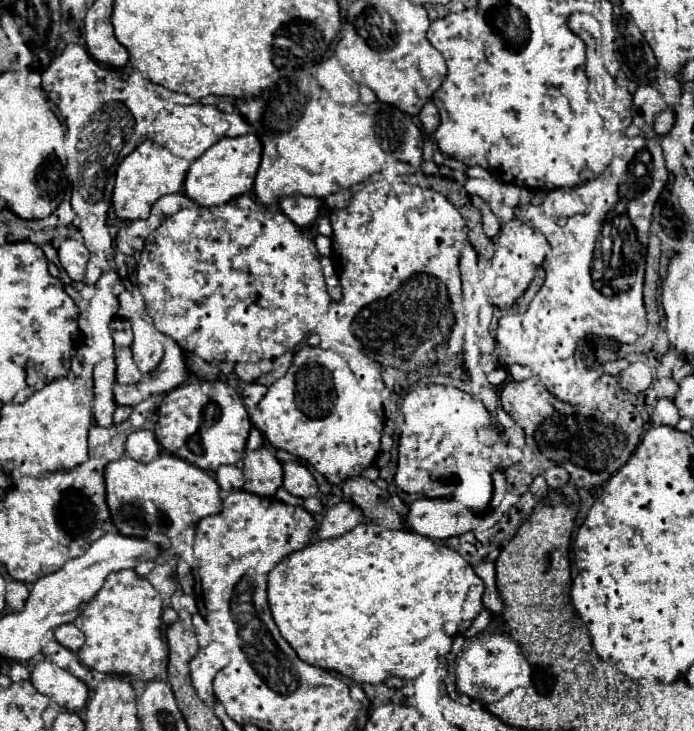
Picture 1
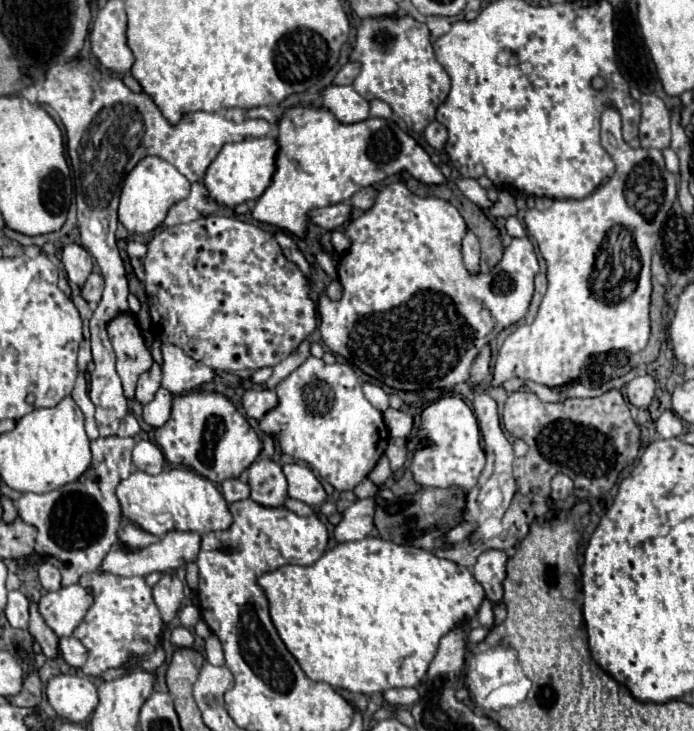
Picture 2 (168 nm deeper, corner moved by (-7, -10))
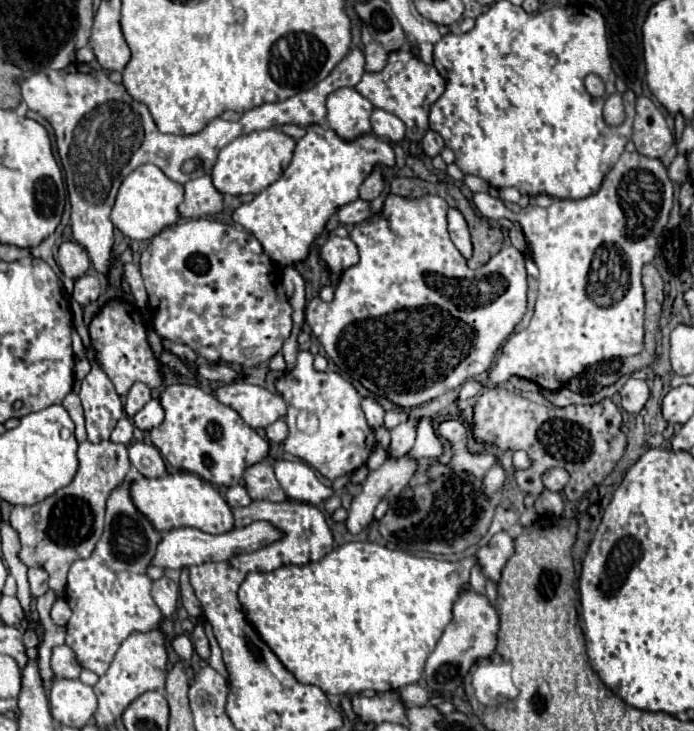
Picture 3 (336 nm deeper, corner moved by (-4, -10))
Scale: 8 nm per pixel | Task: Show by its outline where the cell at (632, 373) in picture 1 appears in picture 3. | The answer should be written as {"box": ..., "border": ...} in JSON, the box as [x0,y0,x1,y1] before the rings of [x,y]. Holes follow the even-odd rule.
{"box":[621,378,649,414],"border":[[[629,378],[625,384],[623,384],[623,388],[621,388],[621,406],[629,412],[629,414],[637,414],[643,406],[645,406],[645,402],[647,402],[647,398],[649,398],[649,386],[647,386],[647,382],[645,380],[635,380],[635,378]]]}

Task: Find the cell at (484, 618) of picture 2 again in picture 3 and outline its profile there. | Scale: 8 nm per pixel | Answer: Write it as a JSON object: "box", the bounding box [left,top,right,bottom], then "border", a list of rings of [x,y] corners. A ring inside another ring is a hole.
{"box":[469,566,487,594],"border":[[[475,566],[475,568],[471,570],[471,578],[469,578],[469,584],[471,584],[471,588],[473,588],[475,592],[481,592],[481,594],[485,594],[485,582],[487,582],[487,578],[483,576],[483,570],[481,570],[481,566]]]}

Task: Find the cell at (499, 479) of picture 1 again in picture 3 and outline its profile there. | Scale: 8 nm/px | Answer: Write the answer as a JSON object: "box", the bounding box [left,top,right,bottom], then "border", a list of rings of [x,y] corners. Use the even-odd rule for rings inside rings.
{"box":[483,464,505,498],"border":[[[495,464],[495,466],[487,472],[487,476],[483,478],[485,494],[491,498],[493,492],[499,492],[499,490],[503,488],[503,480],[505,480],[505,472],[503,472],[503,468],[501,468],[499,464]]]}

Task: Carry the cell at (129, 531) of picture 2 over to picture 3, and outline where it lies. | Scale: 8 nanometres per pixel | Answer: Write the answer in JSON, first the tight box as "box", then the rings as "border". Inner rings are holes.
{"box":[65,482,161,676],"border":[[[123,482],[111,492],[105,508],[105,528],[99,542],[95,544],[93,554],[85,560],[75,560],[67,576],[65,600],[73,612],[67,622],[67,646],[77,654],[81,666],[95,672],[97,676],[103,676],[107,672],[117,648],[133,630],[149,632],[161,622],[161,610],[151,598],[151,578],[147,576],[147,568],[155,556],[157,544],[161,542],[161,534],[135,508],[129,494],[129,486],[131,482]]]}

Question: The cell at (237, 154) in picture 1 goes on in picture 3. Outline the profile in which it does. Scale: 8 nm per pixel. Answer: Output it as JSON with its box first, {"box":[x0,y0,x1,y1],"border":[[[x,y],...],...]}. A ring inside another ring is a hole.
{"box":[211,128,295,194],"border":[[[273,128],[239,136],[219,152],[217,164],[213,166],[211,172],[213,184],[223,194],[259,194],[269,184],[273,184],[289,166],[293,148],[295,148],[295,140],[283,134],[281,130],[273,130]]]}

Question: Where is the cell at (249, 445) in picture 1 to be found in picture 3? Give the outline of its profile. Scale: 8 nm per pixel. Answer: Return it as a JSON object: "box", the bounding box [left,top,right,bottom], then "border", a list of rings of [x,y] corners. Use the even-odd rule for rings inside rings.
{"box":[265,420,287,442],"border":[[[277,420],[275,424],[271,424],[269,428],[265,428],[267,438],[273,442],[281,442],[287,436],[287,424],[283,424],[283,420]]]}

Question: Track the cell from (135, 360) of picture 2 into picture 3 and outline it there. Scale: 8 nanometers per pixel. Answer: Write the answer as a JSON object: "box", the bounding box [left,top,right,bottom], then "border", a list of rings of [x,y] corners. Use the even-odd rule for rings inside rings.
{"box":[89,298,163,396],"border":[[[125,298],[107,302],[89,324],[91,348],[95,350],[95,360],[101,364],[103,372],[113,382],[119,396],[125,396],[135,382],[143,382],[149,388],[159,388],[163,384],[163,374],[159,362],[153,356],[153,350],[147,342],[147,332],[141,316],[133,310],[133,304]]]}

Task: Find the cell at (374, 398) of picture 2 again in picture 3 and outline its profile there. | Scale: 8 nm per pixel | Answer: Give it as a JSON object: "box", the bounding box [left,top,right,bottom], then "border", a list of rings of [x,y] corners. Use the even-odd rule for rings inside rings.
{"box":[363,398,383,430],"border":[[[365,398],[363,400],[363,412],[365,412],[365,418],[367,418],[367,422],[369,422],[369,426],[373,428],[373,430],[377,430],[377,428],[381,428],[383,426],[383,408],[377,404],[377,400],[373,400],[373,398]]]}

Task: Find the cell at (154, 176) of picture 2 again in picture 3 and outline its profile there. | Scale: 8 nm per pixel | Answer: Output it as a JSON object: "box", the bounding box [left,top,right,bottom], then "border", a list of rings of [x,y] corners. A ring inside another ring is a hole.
{"box":[111,164,183,240],"border":[[[143,164],[123,180],[111,210],[111,222],[123,232],[123,236],[131,240],[151,240],[157,232],[181,218],[177,210],[181,202],[183,186],[169,180],[155,164]]]}

